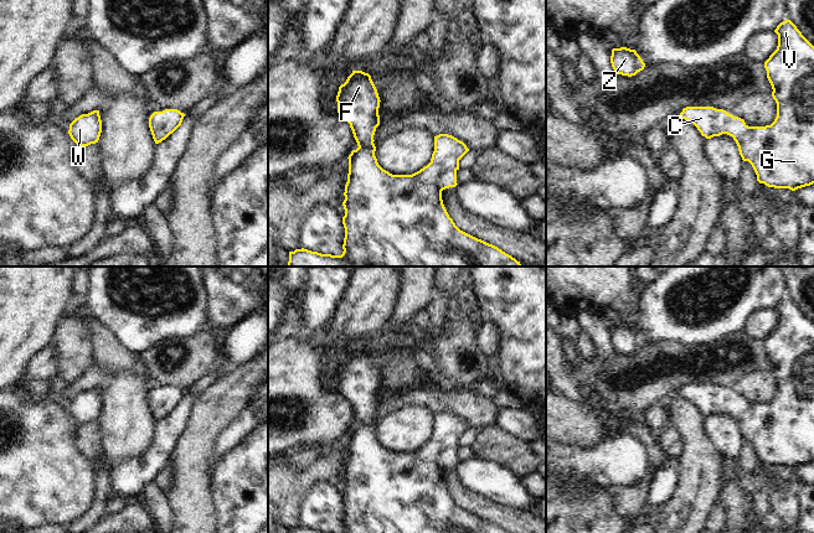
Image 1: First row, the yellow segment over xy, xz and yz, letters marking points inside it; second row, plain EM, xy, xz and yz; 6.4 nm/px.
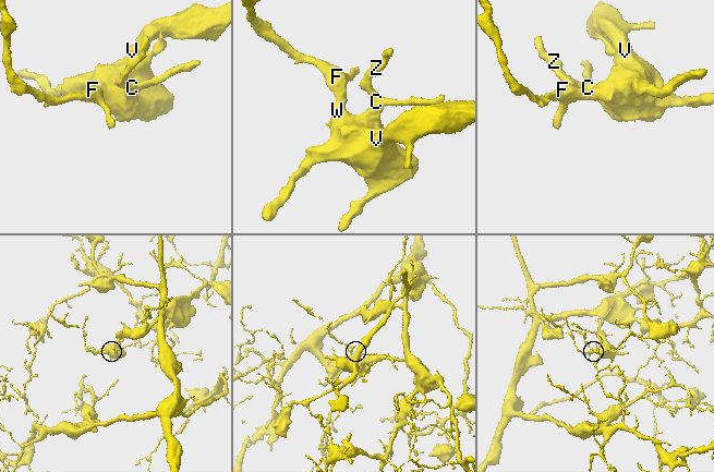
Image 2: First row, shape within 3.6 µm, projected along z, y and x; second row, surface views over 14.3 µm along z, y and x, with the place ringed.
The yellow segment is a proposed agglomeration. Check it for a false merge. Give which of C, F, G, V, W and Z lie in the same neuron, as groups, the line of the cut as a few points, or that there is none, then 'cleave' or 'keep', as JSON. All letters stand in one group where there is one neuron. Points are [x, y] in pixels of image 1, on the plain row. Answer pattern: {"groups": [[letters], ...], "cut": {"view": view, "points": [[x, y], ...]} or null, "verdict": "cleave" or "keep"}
{"groups": [["C", "F", "G", "V", "W", "Z"]], "cut": null, "verdict": "keep"}

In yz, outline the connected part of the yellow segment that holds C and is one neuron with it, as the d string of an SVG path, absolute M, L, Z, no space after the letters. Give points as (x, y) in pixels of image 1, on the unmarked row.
M790 297L780 300L774 310L778 324L764 340L777 381L777 394L771 403L748 404L743 397L713 384L686 384L680 395L692 400L706 416L722 412L732 414L759 461L795 469L814 461L814 324Z

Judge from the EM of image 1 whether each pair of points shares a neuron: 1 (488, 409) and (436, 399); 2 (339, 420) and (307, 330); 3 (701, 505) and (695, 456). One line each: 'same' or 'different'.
1: same
2: different
3: same

